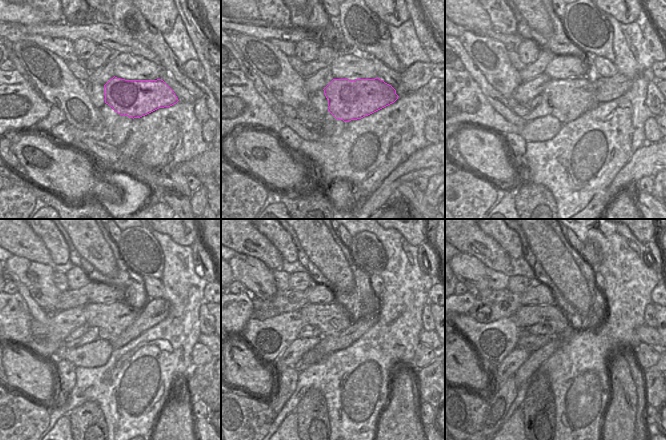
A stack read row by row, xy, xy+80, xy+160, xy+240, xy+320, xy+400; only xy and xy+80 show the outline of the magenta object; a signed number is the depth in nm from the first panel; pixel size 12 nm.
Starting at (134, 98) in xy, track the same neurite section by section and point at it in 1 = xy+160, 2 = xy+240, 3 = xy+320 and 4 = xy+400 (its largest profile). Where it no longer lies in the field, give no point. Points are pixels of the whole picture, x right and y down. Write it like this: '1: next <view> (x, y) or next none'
1: next xy+160 (569, 98)
2: next xy+240 (110, 319)
3: next xy+320 (332, 318)
4: next xy+400 (550, 314)

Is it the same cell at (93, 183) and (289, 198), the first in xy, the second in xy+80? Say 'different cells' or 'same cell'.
different cells

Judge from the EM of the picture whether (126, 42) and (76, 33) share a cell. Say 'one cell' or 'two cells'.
one cell

